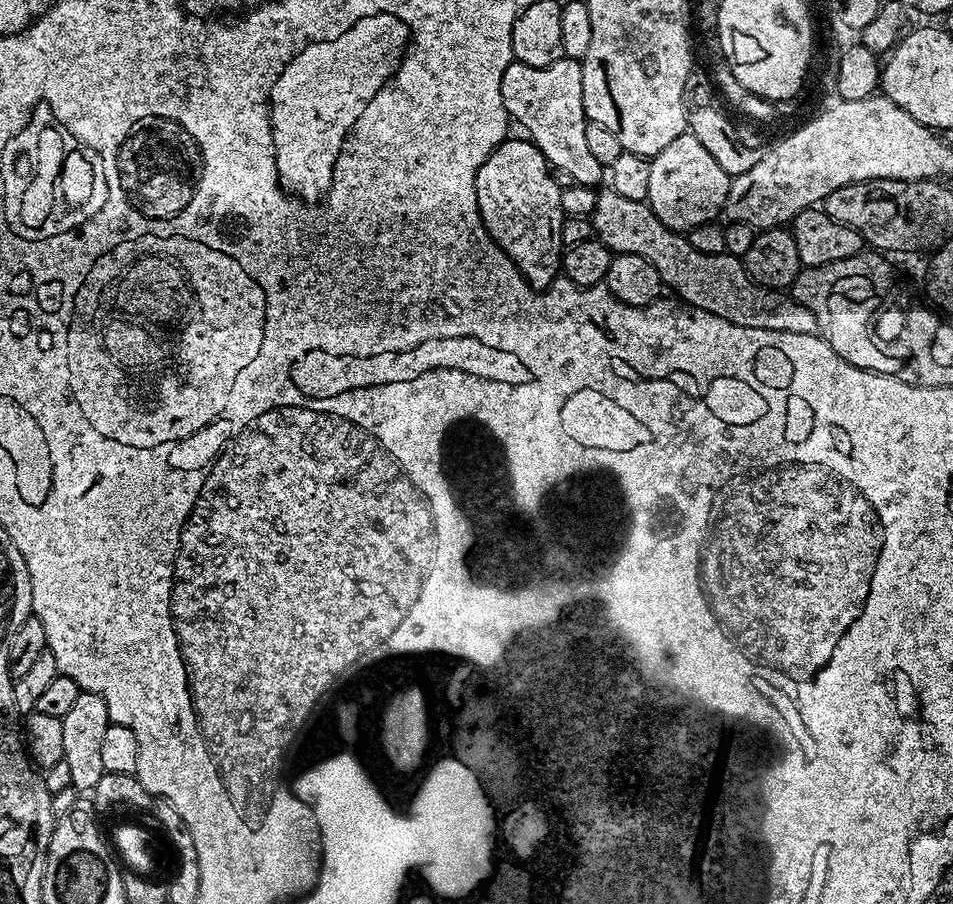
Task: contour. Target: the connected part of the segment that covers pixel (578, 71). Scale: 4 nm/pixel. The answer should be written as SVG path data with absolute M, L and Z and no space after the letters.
M567 58L554 62L545 68L535 68L515 62L509 64L506 74L502 74L502 102L509 117L525 128L527 135L539 152L548 160L557 173L565 172L576 184L596 184L600 180L602 166L586 143L586 126L588 117L584 115L582 102L582 63Z

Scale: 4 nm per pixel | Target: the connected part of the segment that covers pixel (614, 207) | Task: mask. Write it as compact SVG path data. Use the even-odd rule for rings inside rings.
M605 190L590 208L590 219L595 239L610 249L613 254L638 254L638 258L646 258L658 270L658 274L664 280L669 289L673 288L685 304L692 304L695 308L706 310L718 318L726 318L734 326L746 326L758 330L778 330L790 334L817 335L816 319L806 306L789 298L783 291L757 286L749 276L743 263L737 257L730 255L715 256L714 254L698 254L694 246L690 246L687 235L681 234L671 228L667 228L660 219L652 213L652 209L642 200L622 198L622 194L611 190Z

